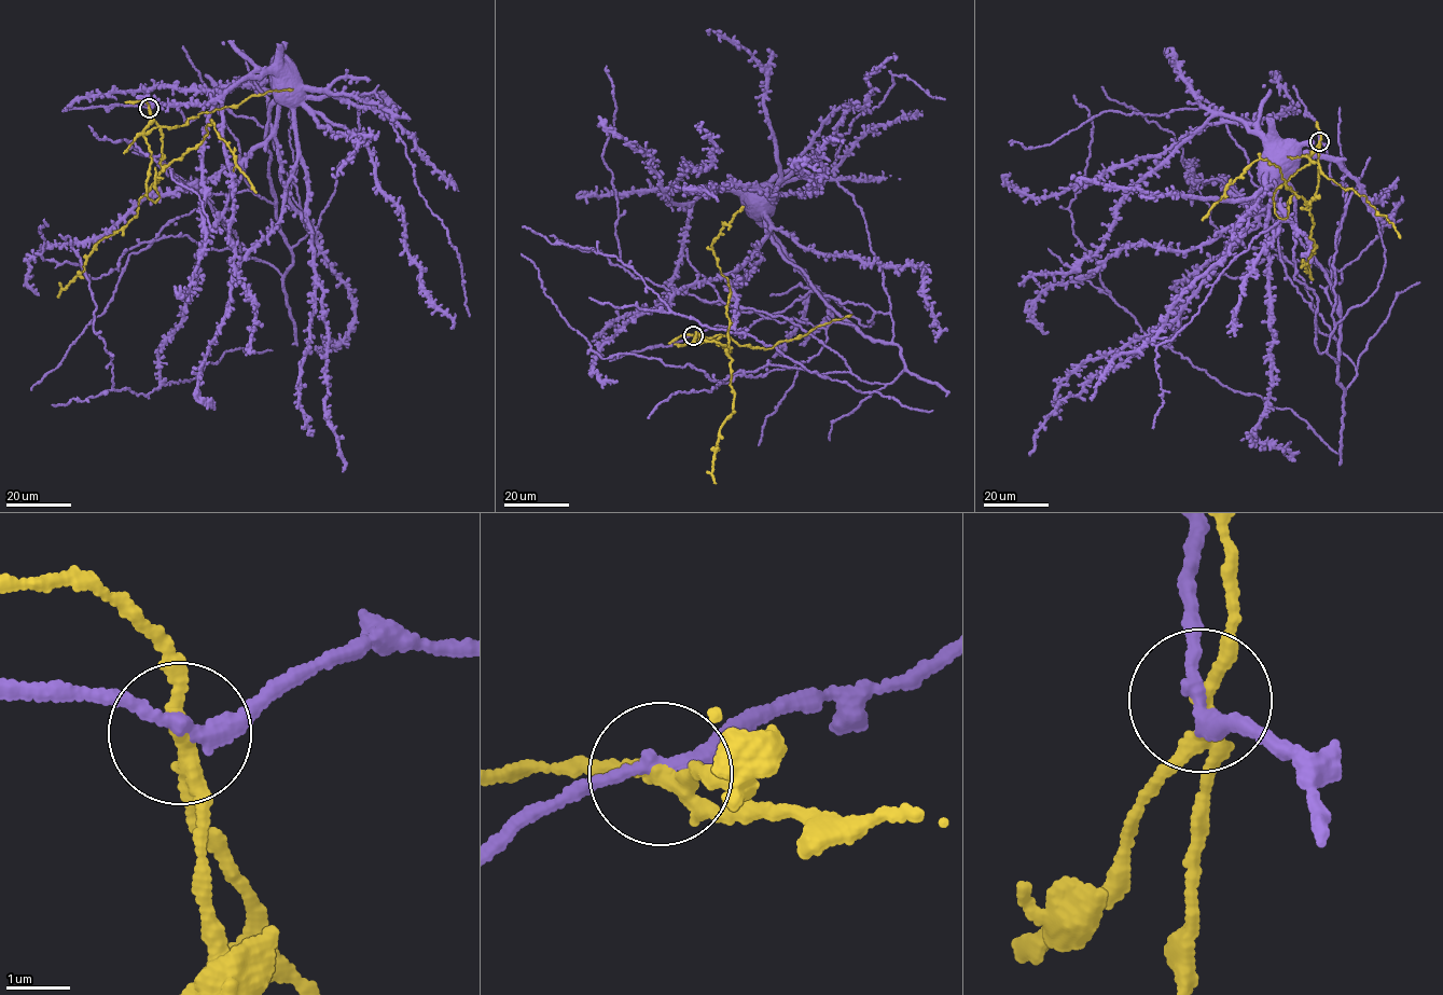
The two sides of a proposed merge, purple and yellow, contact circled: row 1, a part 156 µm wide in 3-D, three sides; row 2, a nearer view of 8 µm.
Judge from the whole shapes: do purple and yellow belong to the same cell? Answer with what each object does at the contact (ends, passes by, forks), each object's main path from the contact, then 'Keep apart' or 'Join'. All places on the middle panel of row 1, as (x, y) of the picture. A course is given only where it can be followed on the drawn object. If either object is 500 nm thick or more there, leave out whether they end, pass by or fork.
At the ring purple passes by. At the ring yellow forks. Course of purple: (693, 335), (741, 333), (812, 291), (868, 304), (873, 322), (801, 273), (748, 213), (751, 192). Course of yellow: (693, 335), (718, 341), (727, 353), (730, 292), (711, 244), (723, 224), (744, 206). Keep apart

